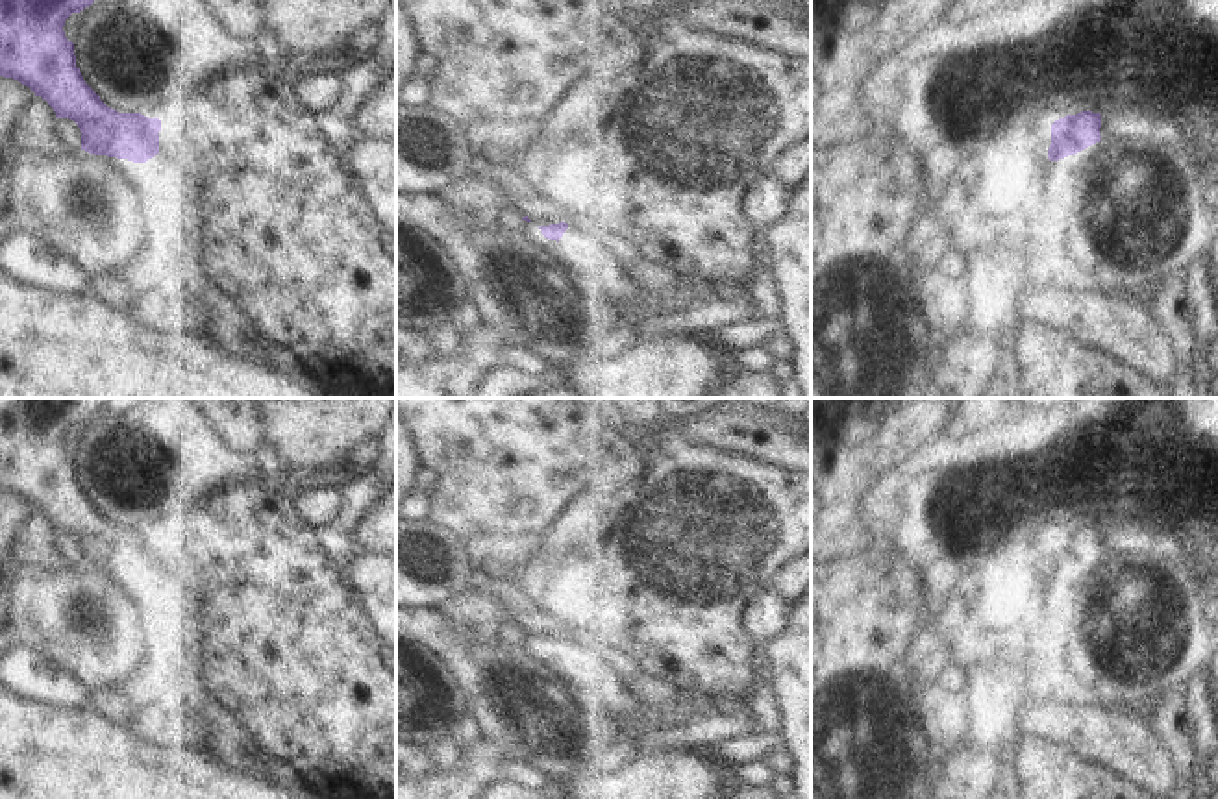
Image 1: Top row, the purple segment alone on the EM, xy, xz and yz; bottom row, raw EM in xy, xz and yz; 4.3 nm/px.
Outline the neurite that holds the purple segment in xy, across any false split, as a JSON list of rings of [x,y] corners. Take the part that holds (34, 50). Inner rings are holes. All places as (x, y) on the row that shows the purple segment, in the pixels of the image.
[[[0,0],[0,76],[30,87],[54,109],[57,118],[70,118],[81,131],[81,150],[94,155],[128,159],[143,165],[144,183],[137,198],[133,224],[154,229],[163,240],[163,261],[170,266],[165,287],[180,296],[202,301],[211,318],[202,333],[233,355],[265,366],[259,340],[267,340],[255,318],[242,309],[207,274],[193,268],[200,259],[202,231],[205,226],[202,192],[207,179],[198,166],[183,168],[159,155],[161,120],[141,113],[118,113],[107,107],[85,83],[76,67],[74,43],[65,37],[63,26],[72,13],[80,13],[94,0]]]

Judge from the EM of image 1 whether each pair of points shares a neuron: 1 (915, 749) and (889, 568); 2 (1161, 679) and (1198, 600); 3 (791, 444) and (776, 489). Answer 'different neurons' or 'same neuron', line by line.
1: same neuron
2: different neurons
3: different neurons

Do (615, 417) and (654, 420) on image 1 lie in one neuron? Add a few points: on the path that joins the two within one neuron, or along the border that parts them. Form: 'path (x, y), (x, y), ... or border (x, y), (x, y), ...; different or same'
border (622, 417), (646, 439); different

